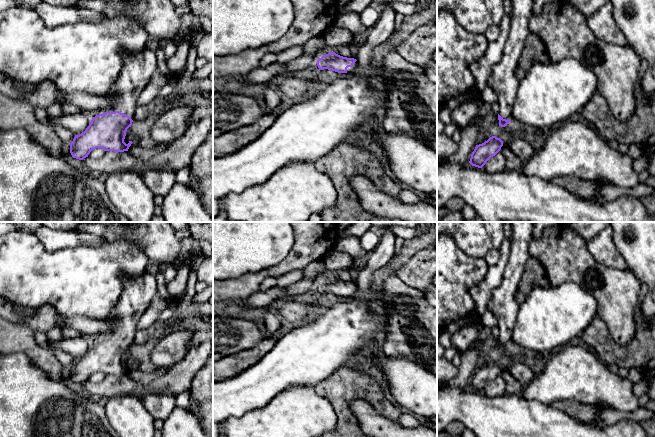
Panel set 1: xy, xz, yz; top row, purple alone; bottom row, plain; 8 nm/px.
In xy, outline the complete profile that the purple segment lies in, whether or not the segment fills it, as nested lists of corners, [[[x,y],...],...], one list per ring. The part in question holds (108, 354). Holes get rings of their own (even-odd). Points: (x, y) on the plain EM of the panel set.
[[[145,272],[136,277],[125,277],[124,288],[116,307],[105,320],[113,320],[114,332],[96,339],[84,356],[75,359],[70,367],[73,382],[83,384],[96,372],[104,375],[128,375],[133,367],[124,366],[126,355],[135,342],[136,325],[157,293],[153,274]]]

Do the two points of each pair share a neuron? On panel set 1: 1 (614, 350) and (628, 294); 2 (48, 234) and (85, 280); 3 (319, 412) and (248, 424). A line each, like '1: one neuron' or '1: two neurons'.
1: two neurons
2: two neurons
3: one neuron

